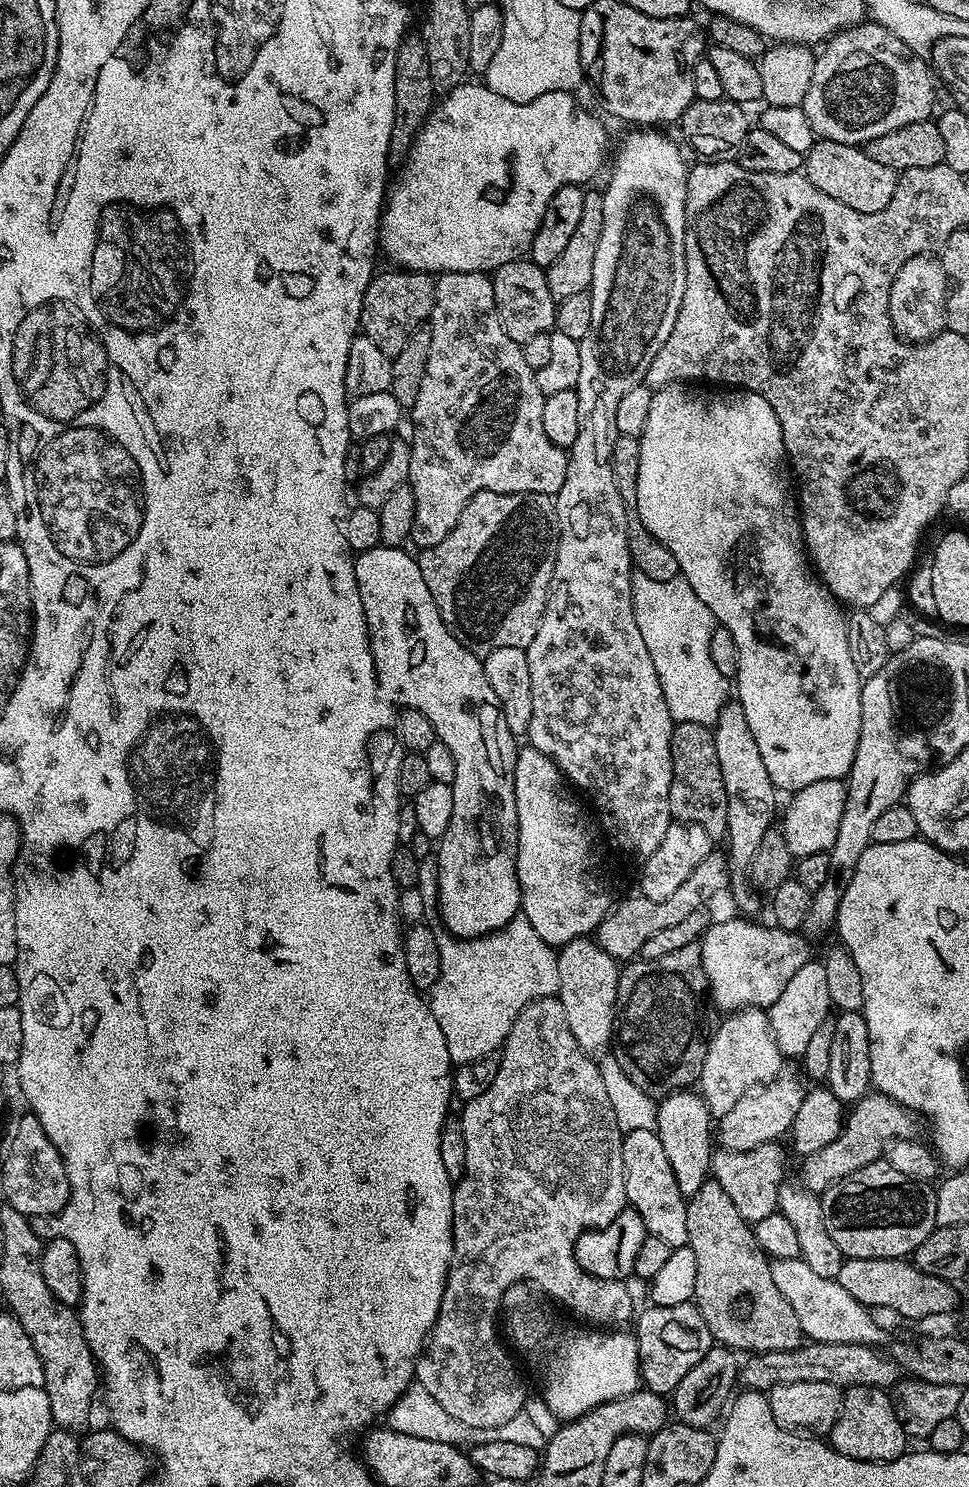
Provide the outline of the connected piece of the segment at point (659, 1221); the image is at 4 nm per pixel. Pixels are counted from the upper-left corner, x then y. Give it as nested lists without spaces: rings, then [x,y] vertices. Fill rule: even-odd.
[[[651,1128],[624,1133],[622,1142],[622,1170],[624,1171],[624,1189],[628,1199],[627,1207],[642,1214],[649,1236],[662,1238],[673,1248],[687,1245],[686,1210],[688,1202],[678,1190],[674,1170],[670,1170],[670,1158],[662,1150],[662,1142]]]

